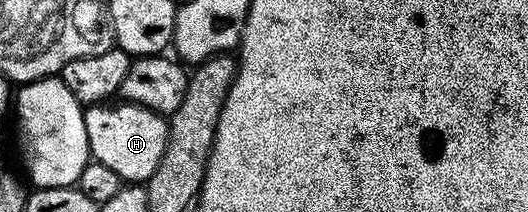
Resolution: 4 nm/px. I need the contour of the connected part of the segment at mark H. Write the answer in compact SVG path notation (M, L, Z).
M122 101L121 106L113 105L95 105L85 110L85 127L92 161L107 164L107 168L111 168L111 172L115 172L126 183L144 183L151 172L155 172L163 156L169 131L166 119L146 106L135 106L131 102Z

